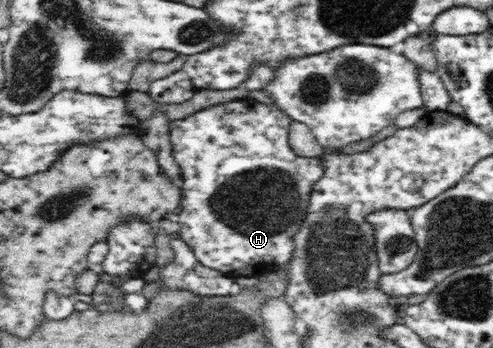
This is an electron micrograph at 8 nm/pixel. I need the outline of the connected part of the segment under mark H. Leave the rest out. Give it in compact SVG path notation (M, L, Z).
M238 99L237 101L224 102L203 108L182 119L166 120L167 134L169 134L171 154L181 172L181 205L180 211L175 214L174 220L177 221L181 230L177 233L195 253L198 262L205 267L219 270L229 278L235 277L259 277L271 273L281 265L285 265L293 254L293 234L299 230L301 218L305 218L305 210L308 209L309 198L312 192L311 186L315 184L317 178L324 174L322 162L319 158L300 158L296 156L288 142L289 120L284 110L281 110L274 103L263 104L254 99Z

